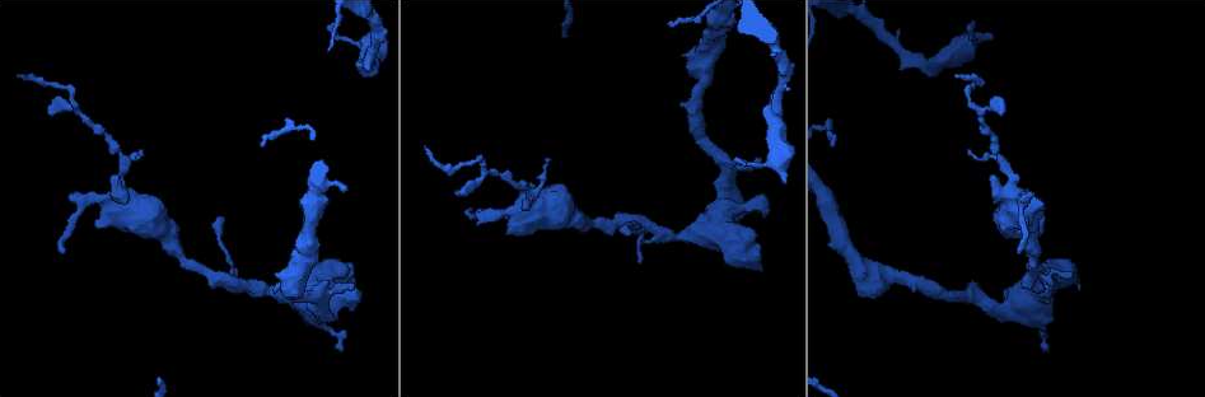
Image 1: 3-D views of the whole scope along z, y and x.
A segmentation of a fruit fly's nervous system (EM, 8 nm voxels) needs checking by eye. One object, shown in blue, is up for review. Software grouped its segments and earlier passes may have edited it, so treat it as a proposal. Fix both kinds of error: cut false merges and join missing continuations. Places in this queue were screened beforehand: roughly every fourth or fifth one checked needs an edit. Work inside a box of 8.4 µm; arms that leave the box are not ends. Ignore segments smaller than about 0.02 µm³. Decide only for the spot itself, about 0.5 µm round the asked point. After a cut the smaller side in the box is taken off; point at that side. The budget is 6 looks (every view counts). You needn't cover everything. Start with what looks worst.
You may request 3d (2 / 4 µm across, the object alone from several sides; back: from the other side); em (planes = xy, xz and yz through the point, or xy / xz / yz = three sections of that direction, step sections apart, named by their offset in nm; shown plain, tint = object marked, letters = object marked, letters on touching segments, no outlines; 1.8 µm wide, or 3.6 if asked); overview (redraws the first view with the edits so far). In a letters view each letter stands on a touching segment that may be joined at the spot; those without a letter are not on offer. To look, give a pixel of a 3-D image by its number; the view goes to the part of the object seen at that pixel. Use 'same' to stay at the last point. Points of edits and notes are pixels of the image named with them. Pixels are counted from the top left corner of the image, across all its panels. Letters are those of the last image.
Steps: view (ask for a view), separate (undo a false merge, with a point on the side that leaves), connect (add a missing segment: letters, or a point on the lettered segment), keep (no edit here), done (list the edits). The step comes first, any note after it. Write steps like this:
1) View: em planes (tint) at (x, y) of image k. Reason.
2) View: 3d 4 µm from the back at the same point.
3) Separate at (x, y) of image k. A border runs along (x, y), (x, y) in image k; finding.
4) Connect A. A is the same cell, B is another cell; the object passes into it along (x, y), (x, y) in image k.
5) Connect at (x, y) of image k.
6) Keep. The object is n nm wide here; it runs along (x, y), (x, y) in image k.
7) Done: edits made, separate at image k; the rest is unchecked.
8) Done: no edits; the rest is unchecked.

View: em xy step 16 (tint) at (736, 231) of image 1. Sharp bend.

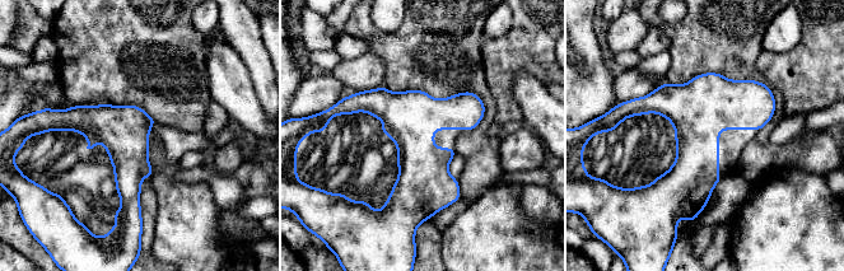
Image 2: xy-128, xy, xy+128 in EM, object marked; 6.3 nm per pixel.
View: em planes (letters) at the same point.

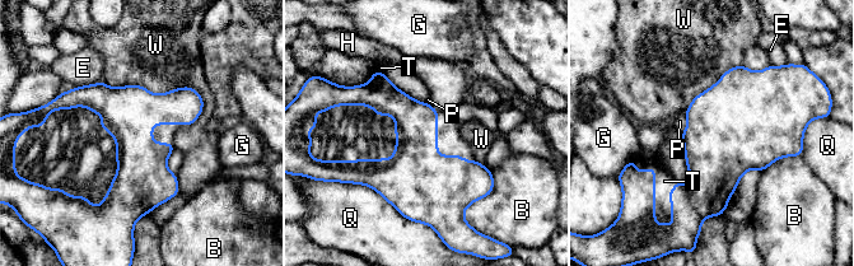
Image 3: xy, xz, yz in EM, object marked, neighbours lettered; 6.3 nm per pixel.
Connect T. T is the same cell, B, E, G, H, P, Q and W are other cells; the object passes into it along (638, 208), (654, 172), (664, 181) in image 3; the neuron continues.

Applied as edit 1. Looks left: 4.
View: em planes (tint) at (777, 142) of image 1.

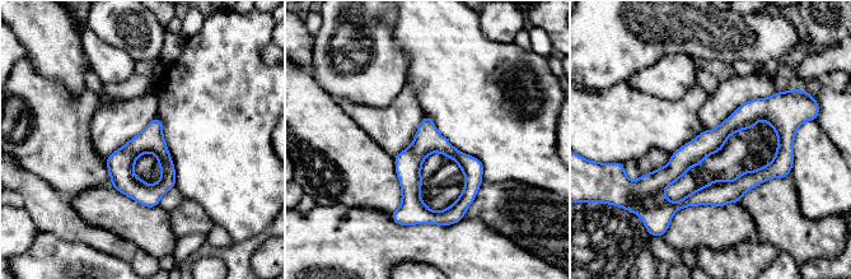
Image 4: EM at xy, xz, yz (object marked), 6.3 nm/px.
View: em planes (letters) at the same point. See the neighbours.

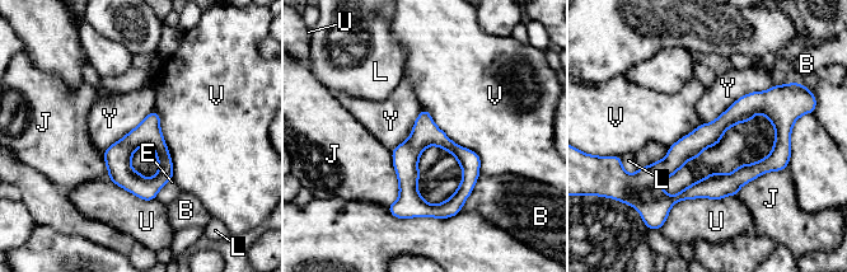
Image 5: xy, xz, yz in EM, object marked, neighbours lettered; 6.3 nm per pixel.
Keep. B, E, J, L, U, V and Y are other cells; it runs along (786, 130), (745, 108), (642, 170) in image 5; all the same neuron.

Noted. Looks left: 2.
View: em 3.6 µm xz step 16 (plain) at (564, 216) of image 1. Sharp bend.

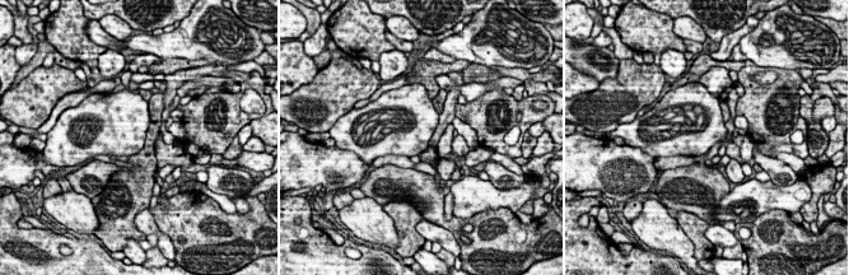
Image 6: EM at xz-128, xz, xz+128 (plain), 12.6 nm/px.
View: em 3.6 µm xz step 16 (letters) at the same point. See the neighbours.

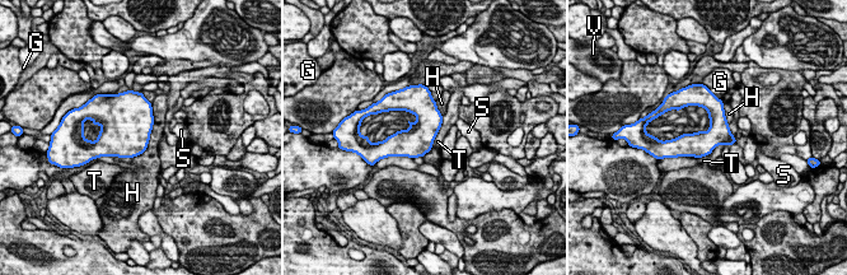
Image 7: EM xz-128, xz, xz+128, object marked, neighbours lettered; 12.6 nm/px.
Keep. The object is 260 nm wide here; G, H, S, T and V are other cells; a border runs along (443, 116), (443, 122), (430, 148) in image 7; one neuron here.

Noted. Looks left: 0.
Done: edits made, connect at image 3; the rest is unchecked.

